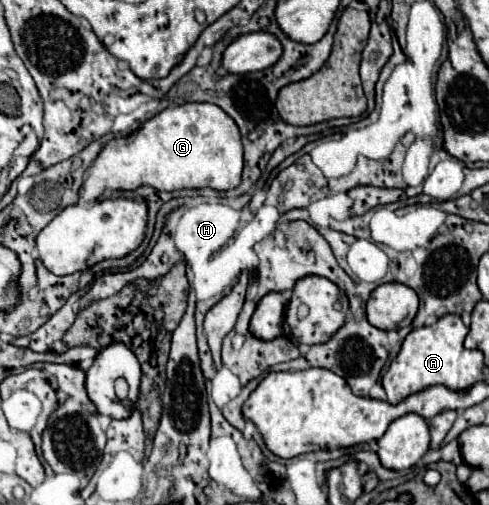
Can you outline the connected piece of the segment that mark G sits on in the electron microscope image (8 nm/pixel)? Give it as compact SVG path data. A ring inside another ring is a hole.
M185 103L161 111L129 137L109 141L87 171L81 201L93 203L107 187L123 191L133 191L141 185L151 185L159 191L205 187L229 191L239 185L241 171L243 145L235 121L213 103Z

